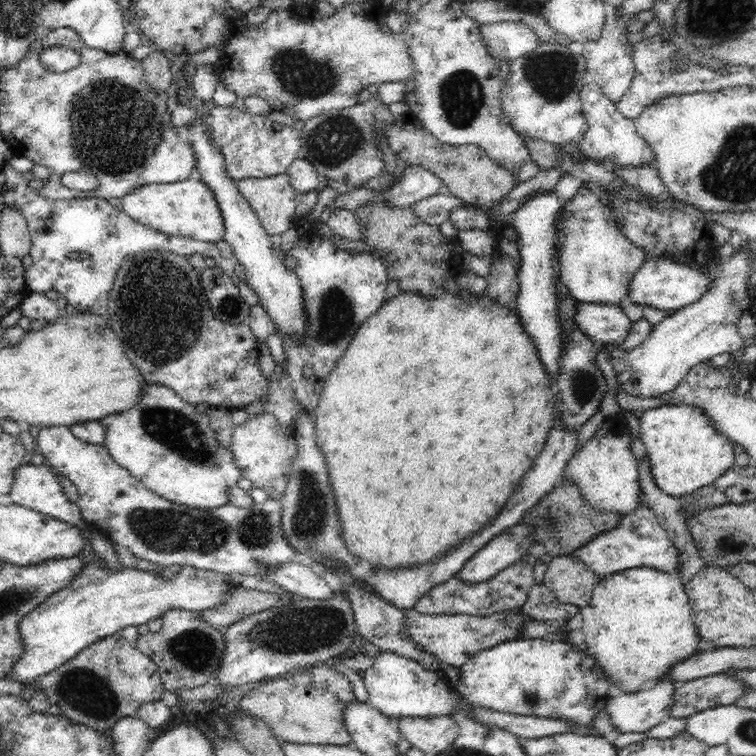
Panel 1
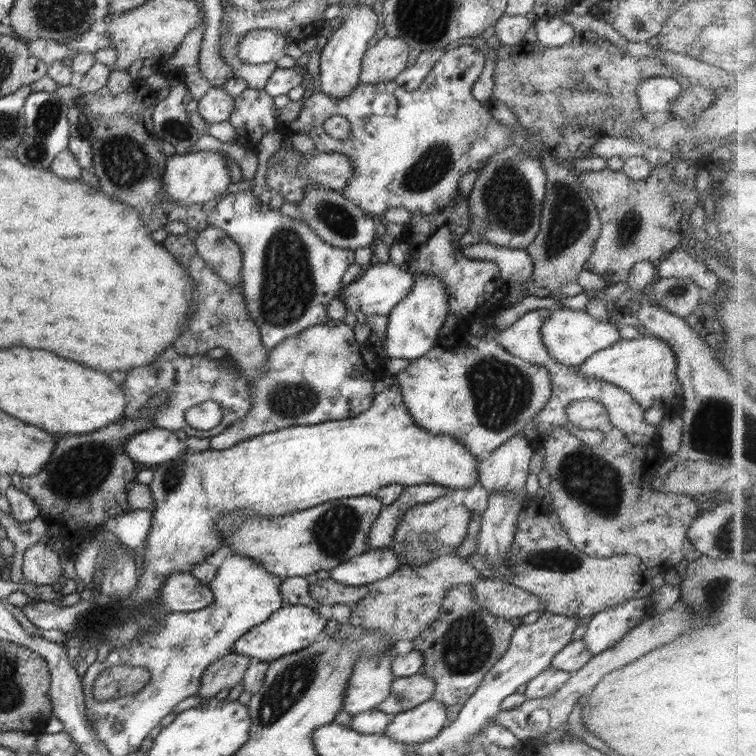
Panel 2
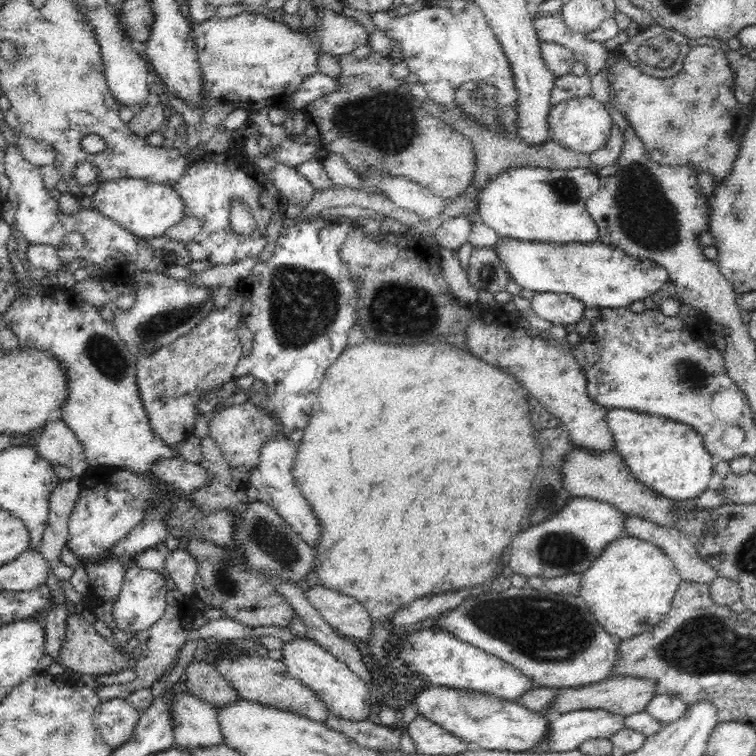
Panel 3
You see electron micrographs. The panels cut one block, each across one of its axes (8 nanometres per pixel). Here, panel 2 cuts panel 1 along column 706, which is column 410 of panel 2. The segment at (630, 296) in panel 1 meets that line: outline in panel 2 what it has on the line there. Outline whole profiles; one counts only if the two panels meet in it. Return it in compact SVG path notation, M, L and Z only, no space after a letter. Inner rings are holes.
M377 261L364 273L364 275L350 284L347 284L339 298L343 300L348 312L363 312L367 317L371 314L388 316L394 306L398 305L401 300L410 294L414 284L414 275L401 268L400 265L393 262L379 263Z

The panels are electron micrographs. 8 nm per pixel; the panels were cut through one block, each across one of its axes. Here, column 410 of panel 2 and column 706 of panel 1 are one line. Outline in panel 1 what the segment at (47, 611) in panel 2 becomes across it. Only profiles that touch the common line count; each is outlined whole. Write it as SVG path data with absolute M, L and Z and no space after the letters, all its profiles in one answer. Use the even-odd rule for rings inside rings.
M664 405L638 413L639 435L644 441L656 485L674 497L687 496L713 484L735 467L736 445L718 434L700 408Z

